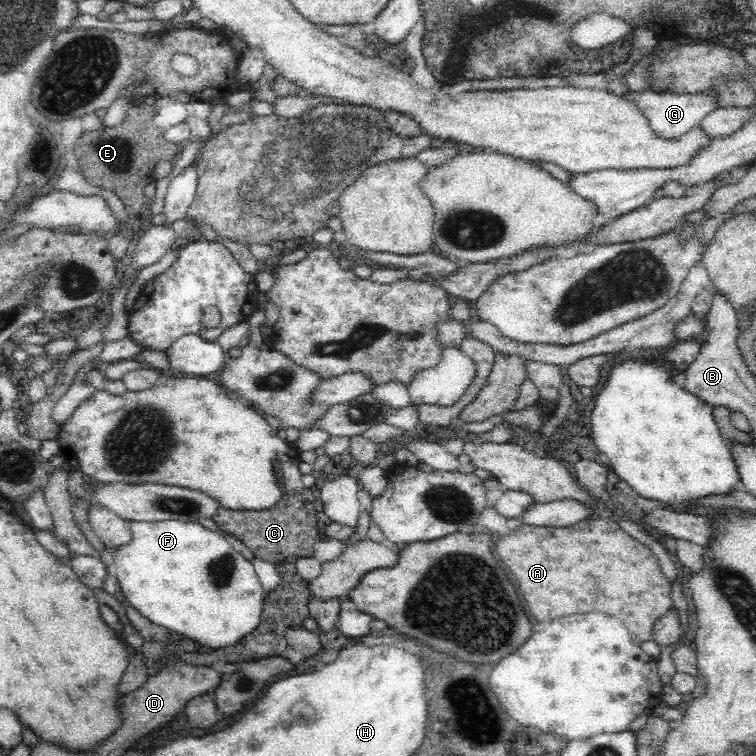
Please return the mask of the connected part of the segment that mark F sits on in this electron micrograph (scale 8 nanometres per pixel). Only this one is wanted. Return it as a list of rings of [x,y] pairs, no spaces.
[[[168,519],[154,522],[131,522],[131,542],[108,555],[112,572],[121,587],[122,600],[142,617],[159,627],[195,640],[198,644],[220,648],[236,644],[261,623],[265,590],[251,561],[226,542],[218,532],[199,523]]]

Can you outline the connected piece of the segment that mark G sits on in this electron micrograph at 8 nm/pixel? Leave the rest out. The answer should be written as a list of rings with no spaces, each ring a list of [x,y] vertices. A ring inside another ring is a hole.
[[[650,90],[625,94],[624,98],[628,99],[628,102],[636,104],[638,111],[648,119],[651,130],[665,140],[678,140],[680,136],[688,134],[694,126],[698,125],[706,114],[717,109],[716,99],[711,98],[709,94],[687,95],[686,93],[670,92],[663,94]]]

